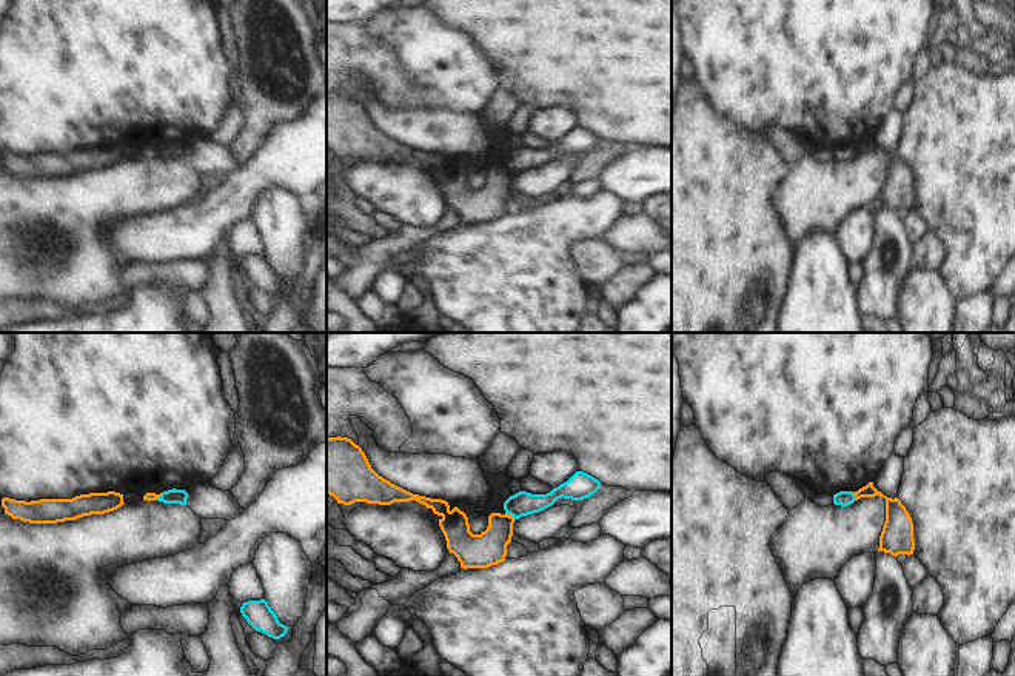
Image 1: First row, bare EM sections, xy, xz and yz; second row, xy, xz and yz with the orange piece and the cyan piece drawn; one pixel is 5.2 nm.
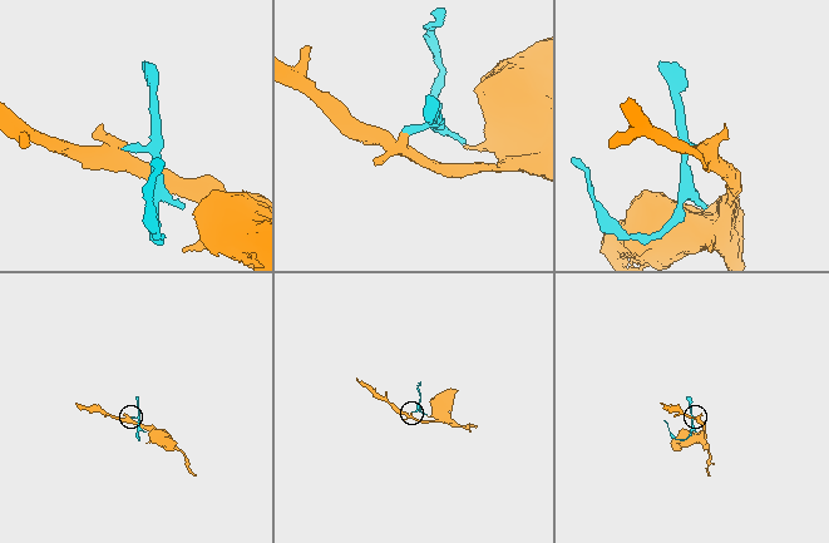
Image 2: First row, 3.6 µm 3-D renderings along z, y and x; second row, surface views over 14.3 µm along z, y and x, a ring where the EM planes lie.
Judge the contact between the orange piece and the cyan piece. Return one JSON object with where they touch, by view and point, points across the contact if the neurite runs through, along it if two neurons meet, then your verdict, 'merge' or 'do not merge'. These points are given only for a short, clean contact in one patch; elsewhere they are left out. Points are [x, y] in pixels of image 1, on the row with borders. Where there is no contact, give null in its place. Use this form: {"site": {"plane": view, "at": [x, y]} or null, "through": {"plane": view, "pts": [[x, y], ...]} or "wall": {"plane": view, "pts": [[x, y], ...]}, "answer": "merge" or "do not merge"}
{"site": {"plane": "xz", "at": [509, 515]}, "wall": {"plane": "xz", "pts": [[505, 512], [515, 519]]}, "answer": "do not merge"}

